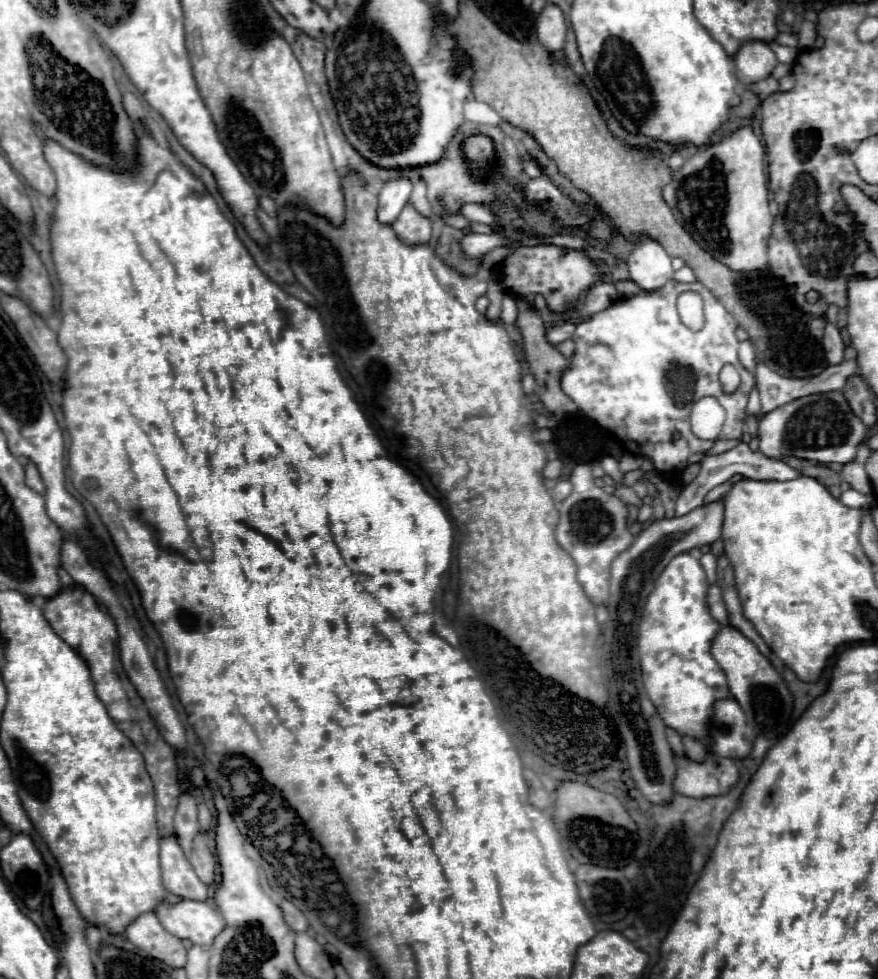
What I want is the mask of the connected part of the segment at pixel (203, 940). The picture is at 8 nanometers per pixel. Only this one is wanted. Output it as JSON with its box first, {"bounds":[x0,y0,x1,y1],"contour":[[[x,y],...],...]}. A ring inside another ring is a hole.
{"bounds":[154,900,222,944],"contour":[[[162,900],[154,914],[158,916],[160,924],[174,936],[186,938],[192,944],[212,944],[218,932],[222,932],[222,916],[218,910],[206,902],[194,900],[180,900],[180,902],[166,902]]]}

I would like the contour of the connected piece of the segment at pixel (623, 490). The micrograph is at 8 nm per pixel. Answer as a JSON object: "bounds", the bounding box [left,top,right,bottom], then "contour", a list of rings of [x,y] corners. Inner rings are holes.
{"bounds":[614,486,642,506],"contour":[[[616,486],[614,494],[616,494],[624,504],[634,504],[634,506],[640,506],[640,504],[642,504],[642,500],[640,500],[640,498],[634,494],[634,490],[628,488],[628,486]]]}

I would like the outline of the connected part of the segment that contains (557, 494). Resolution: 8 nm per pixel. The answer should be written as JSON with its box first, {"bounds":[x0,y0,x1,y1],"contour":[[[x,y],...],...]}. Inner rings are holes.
{"bounds":[552,480,572,502],"contour":[[[558,480],[556,486],[552,488],[552,498],[554,498],[556,502],[564,500],[564,498],[570,494],[570,488],[572,488],[572,484],[570,484],[568,480]]]}

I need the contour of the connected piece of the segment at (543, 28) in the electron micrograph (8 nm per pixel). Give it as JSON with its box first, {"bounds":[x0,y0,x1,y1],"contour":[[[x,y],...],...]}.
{"bounds":[536,4,566,54],"contour":[[[546,4],[536,16],[536,30],[540,42],[554,54],[562,54],[566,40],[566,22],[558,4]]]}

